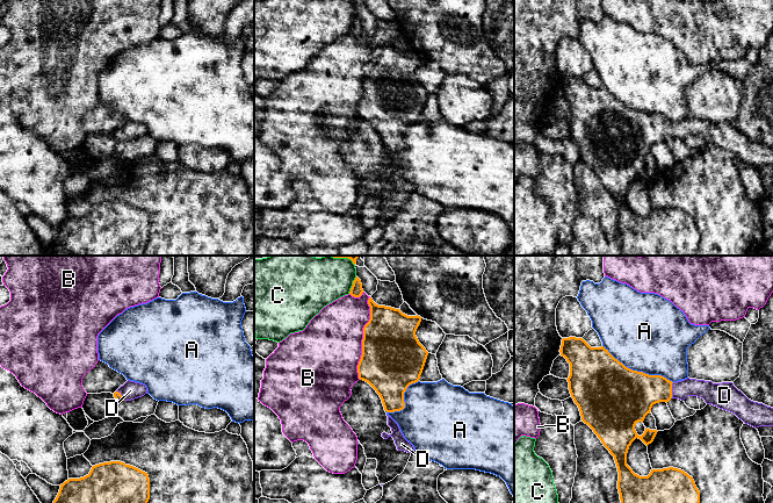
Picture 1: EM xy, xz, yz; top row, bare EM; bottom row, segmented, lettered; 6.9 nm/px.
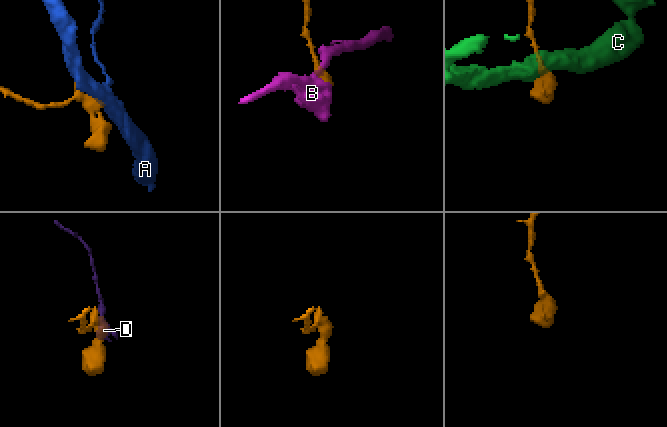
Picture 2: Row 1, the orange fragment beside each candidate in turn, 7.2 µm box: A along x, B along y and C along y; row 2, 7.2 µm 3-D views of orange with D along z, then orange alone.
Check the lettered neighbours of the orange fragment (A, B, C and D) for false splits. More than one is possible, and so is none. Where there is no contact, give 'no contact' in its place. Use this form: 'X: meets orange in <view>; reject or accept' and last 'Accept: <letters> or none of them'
A: meets orange in yz; reject
B: meets orange in xz; reject
C: meets orange in xz; reject
D: meets orange in yz; accept
Accept: D

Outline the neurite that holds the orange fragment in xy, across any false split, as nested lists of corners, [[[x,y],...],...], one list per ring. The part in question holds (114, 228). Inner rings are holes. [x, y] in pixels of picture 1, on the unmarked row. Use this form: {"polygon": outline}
{"polygon": [[[110,201],[93,206],[84,217],[60,224],[48,250],[52,256],[144,256],[149,239],[147,213]]]}

